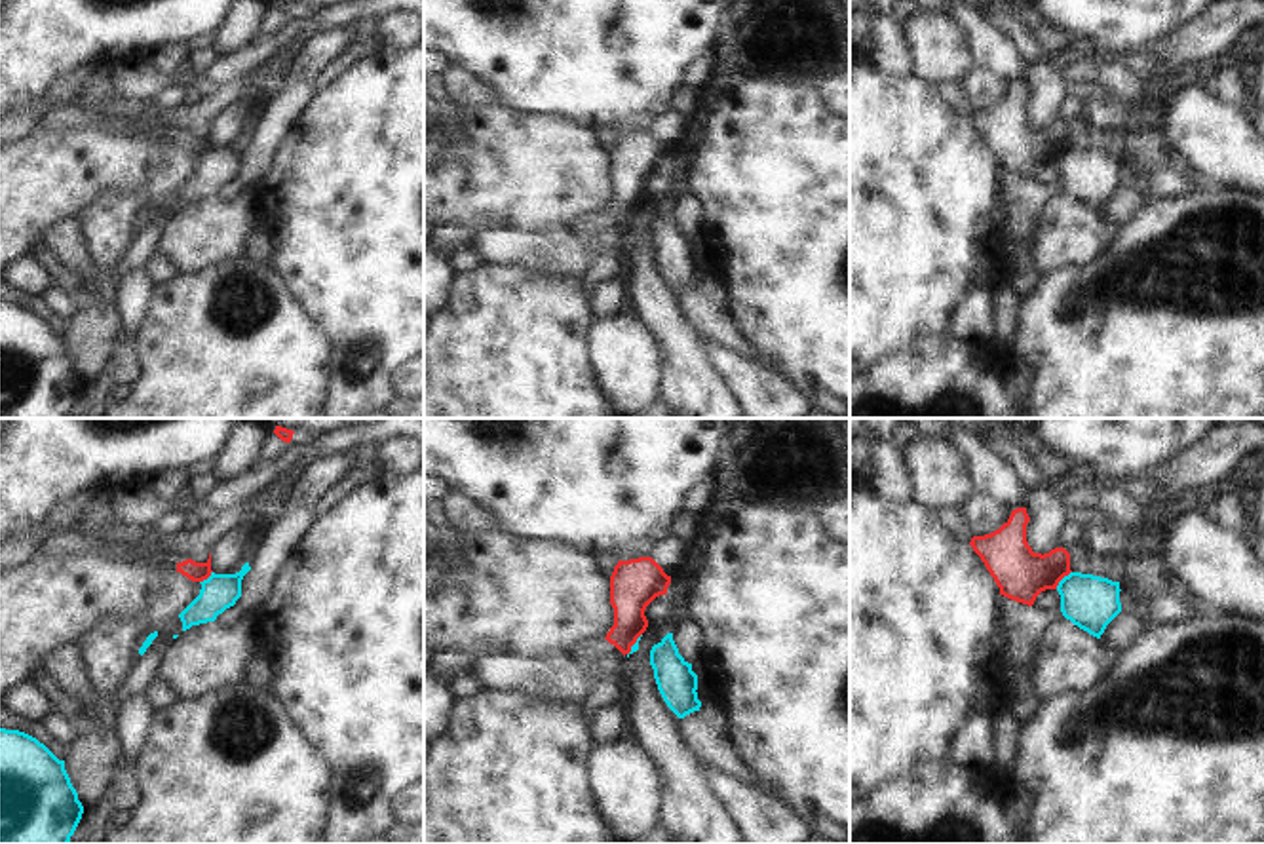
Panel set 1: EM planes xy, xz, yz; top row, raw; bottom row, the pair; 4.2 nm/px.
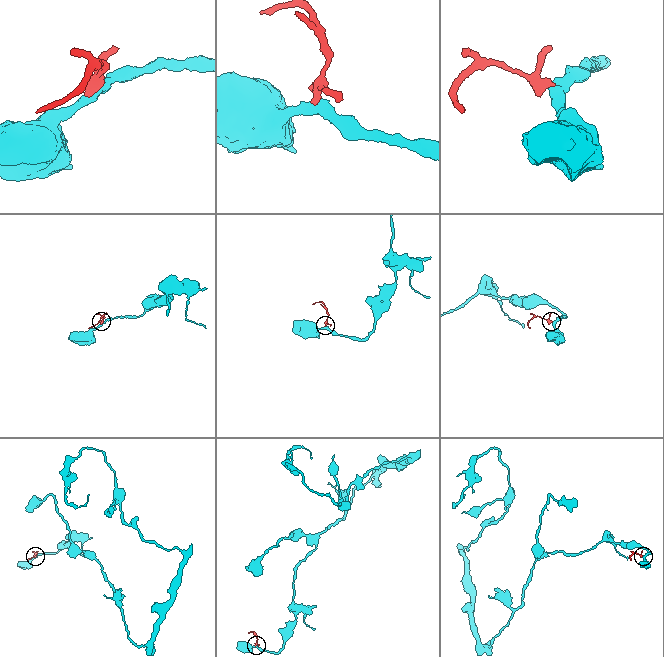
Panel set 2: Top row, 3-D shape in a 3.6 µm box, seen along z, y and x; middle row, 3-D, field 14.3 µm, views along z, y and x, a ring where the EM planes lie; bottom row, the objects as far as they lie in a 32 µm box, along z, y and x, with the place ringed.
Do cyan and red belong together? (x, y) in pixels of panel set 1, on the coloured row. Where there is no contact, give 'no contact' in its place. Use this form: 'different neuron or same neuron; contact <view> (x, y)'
different neuron; contact yz (1061, 580)

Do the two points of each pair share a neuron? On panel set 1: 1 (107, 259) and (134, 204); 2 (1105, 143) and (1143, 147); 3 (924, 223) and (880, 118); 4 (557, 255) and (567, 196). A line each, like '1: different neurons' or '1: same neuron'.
1: same neuron
2: same neuron
3: same neuron
4: different neurons

